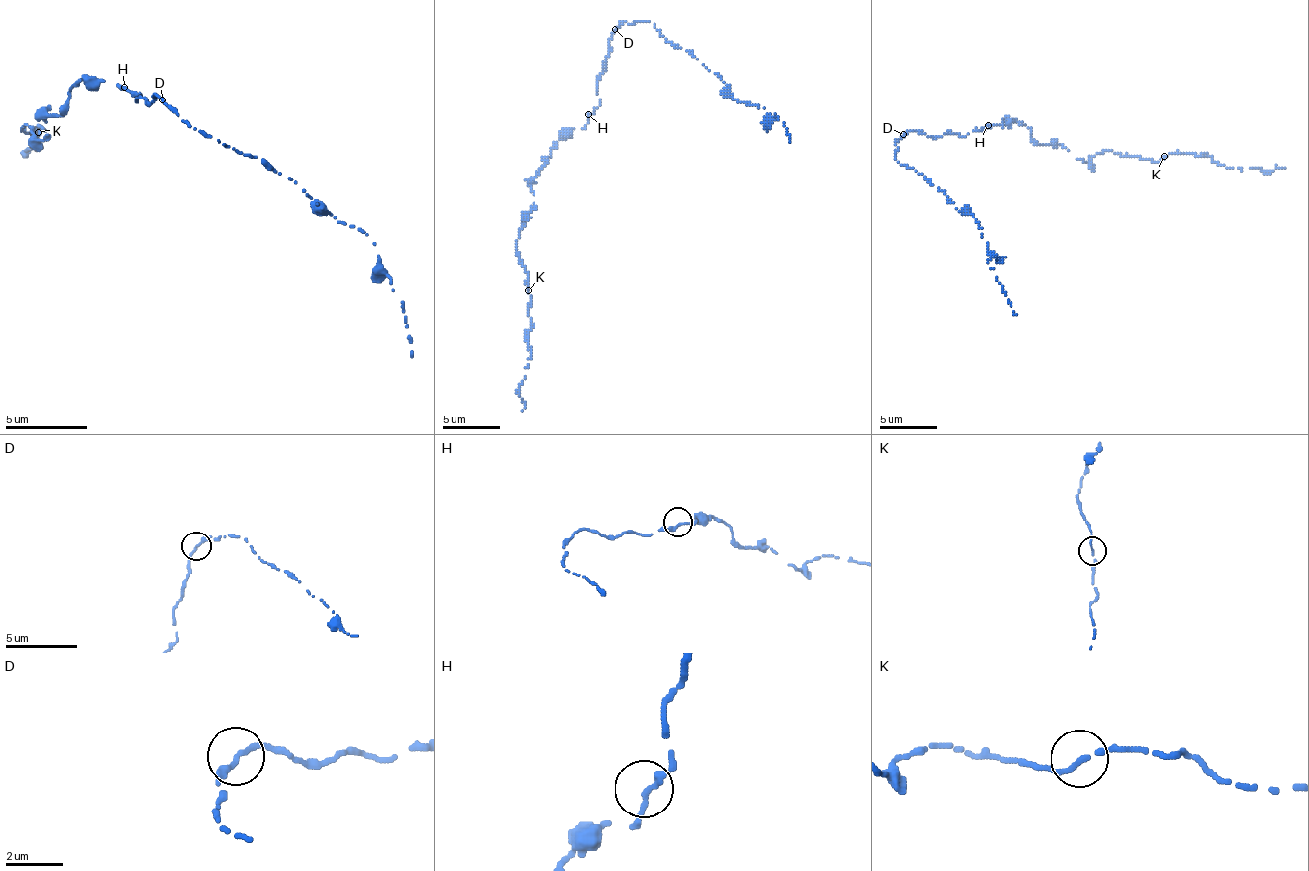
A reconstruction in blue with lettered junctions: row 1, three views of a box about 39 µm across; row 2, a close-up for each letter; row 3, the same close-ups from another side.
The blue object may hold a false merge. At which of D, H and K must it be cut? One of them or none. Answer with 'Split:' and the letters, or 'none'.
Split: none

